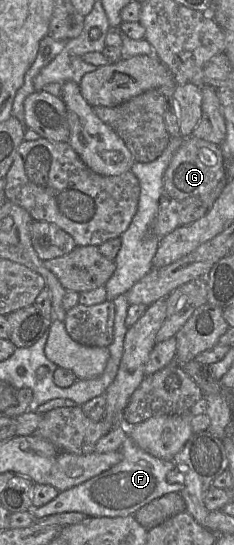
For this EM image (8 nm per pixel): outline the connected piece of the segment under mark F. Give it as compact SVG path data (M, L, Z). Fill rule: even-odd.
M128 436L123 442L120 452L121 461L111 469L77 485L68 490L59 492L47 504L32 508L35 519L45 516L80 512L88 517L124 517L133 515L141 507L166 494L179 493L181 483L170 483L167 475L174 469L172 460L161 460L139 448Z

